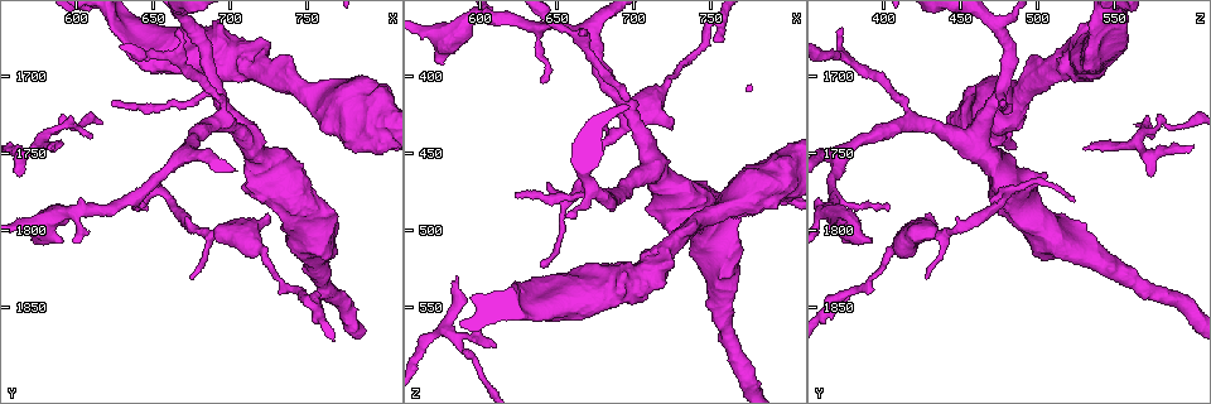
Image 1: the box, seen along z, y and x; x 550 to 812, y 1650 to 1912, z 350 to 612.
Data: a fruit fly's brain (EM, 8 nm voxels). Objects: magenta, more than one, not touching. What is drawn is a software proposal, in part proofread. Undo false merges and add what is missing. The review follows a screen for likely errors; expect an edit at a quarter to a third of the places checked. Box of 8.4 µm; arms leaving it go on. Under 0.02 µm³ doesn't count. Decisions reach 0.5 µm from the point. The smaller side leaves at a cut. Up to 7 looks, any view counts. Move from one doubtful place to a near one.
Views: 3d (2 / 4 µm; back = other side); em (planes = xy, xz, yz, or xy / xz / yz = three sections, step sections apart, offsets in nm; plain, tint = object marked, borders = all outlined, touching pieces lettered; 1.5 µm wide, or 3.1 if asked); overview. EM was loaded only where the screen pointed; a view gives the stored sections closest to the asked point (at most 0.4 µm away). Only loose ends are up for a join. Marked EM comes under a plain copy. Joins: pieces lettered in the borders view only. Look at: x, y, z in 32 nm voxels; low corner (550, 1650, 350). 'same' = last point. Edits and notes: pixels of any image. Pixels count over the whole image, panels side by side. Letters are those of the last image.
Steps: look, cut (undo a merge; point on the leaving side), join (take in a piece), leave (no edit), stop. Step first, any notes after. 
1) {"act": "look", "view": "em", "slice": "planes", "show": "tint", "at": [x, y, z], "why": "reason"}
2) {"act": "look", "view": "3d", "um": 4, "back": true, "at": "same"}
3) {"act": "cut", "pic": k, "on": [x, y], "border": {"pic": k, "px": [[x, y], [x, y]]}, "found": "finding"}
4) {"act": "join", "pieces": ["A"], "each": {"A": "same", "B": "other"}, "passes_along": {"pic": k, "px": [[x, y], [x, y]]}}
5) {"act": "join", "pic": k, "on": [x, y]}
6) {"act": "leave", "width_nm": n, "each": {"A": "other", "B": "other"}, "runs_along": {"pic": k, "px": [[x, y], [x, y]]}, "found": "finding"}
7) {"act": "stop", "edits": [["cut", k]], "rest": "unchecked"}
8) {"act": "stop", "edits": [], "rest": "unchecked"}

{"act": "look", "view": "em", "slice": "xz", "step": 8, "show": "tint", "at": [642, 1780, 470], "why": "branch stops here"}

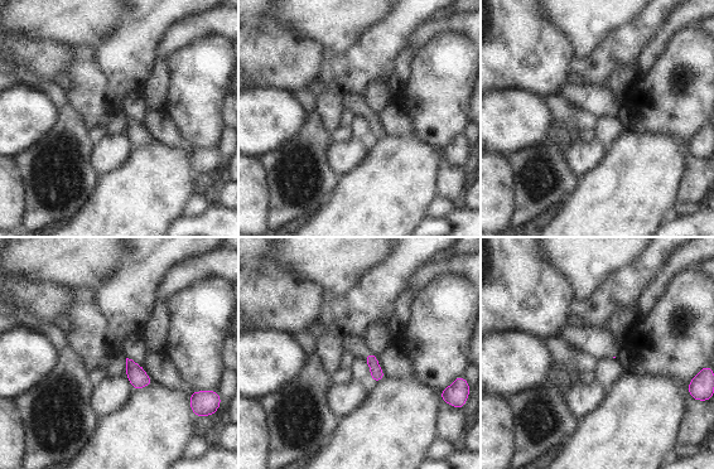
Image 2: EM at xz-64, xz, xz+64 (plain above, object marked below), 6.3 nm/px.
{"act": "look", "view": "em", "slice": "planes", "show": "borders", "at": "same"}

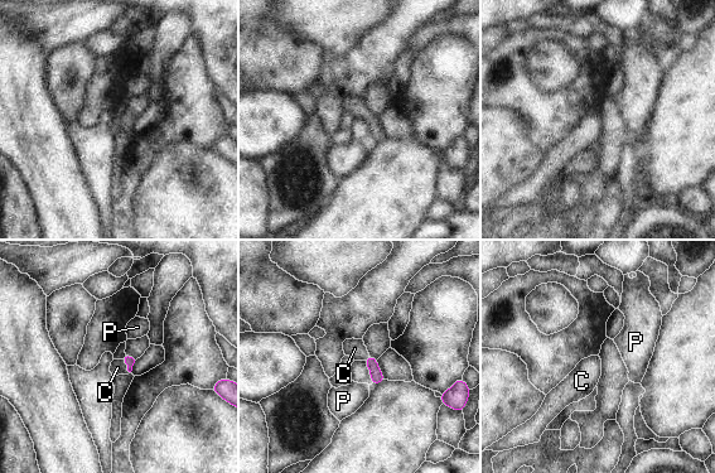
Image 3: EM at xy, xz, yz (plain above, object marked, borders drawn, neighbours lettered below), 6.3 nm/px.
{"act": "join", "pieces": ["C"], "each": {"C": "same", "P": "other"}, "passes_along": {"pic": 3, "px": [[126, 358], [126, 365], [117, 367]]}, "found": "the cell continues"}

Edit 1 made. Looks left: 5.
{"act": "look", "view": "overview", "why": "see it whole again"}

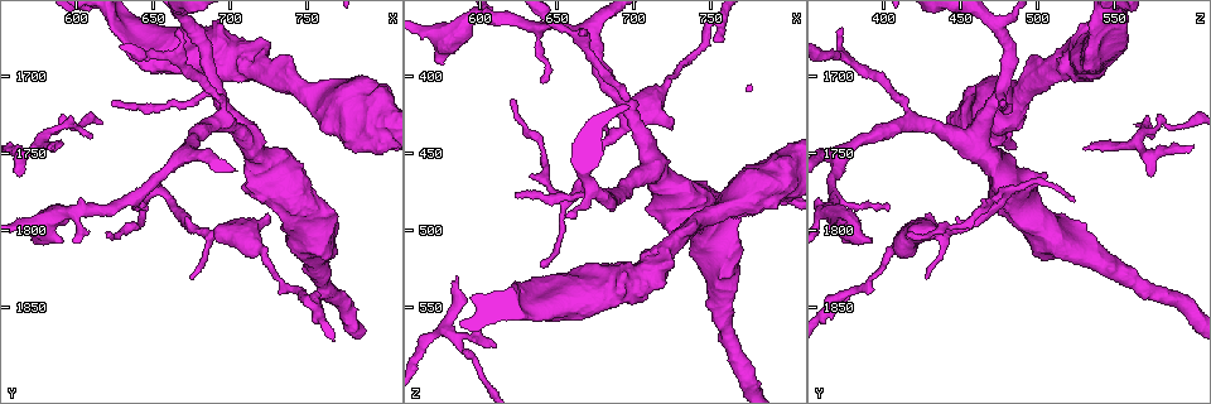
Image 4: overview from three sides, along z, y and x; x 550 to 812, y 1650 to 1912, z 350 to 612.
{"act": "look", "view": "3d", "um": 4, "at": [622, 1720, 476], "why": "thin end"}

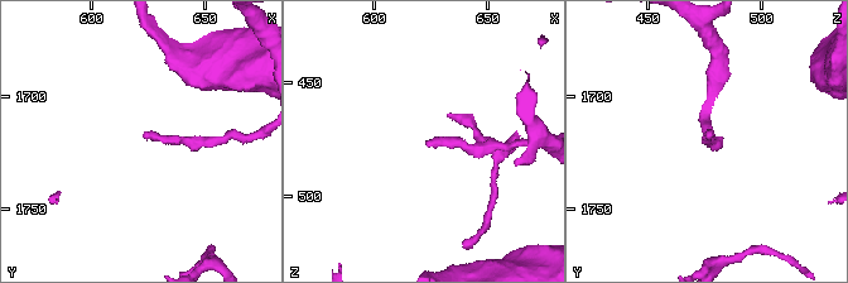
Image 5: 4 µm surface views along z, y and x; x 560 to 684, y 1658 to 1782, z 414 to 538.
{"act": "look", "view": "em", "slice": "planes", "show": "tint", "at": [622, 1718, 476], "why": "shape alone is not enough"}

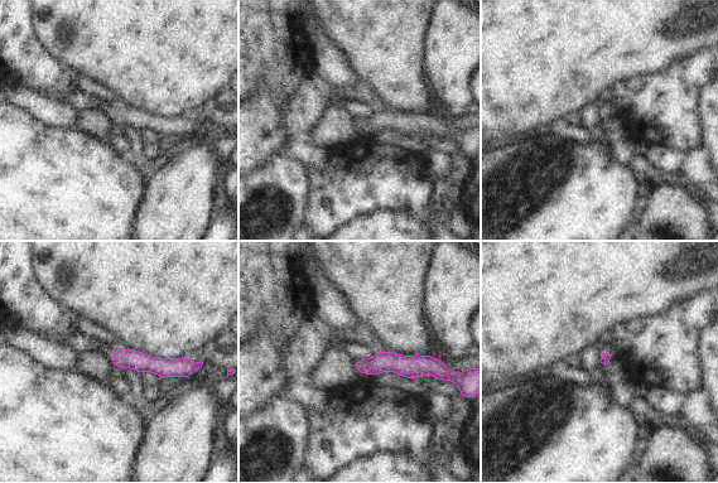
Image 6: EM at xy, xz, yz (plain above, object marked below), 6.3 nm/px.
{"act": "look", "view": "em", "slice": "planes", "show": "borders", "at": "same"}

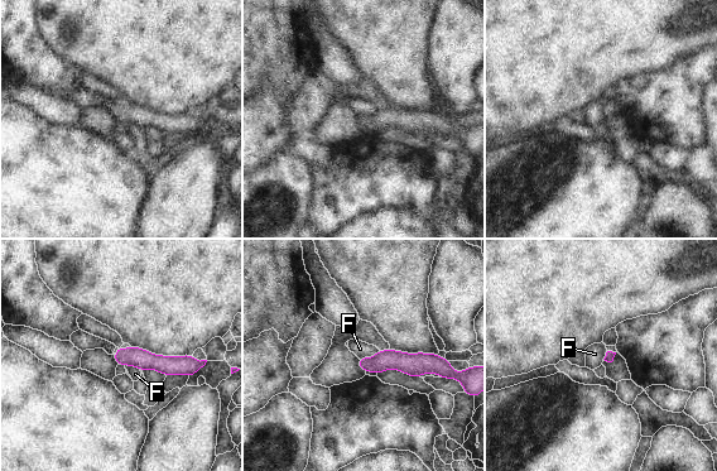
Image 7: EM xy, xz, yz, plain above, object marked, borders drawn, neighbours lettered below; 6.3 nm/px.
{"act": "leave", "each": {"F": "other"}, "runs_along": {"pic": 7, "px": [[116, 356], [187, 366]]}, "found": "no lettered piece goes on from it"}

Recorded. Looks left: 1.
{"act": "stop", "edits": [["join", 3]], "rest": "unchecked"}

